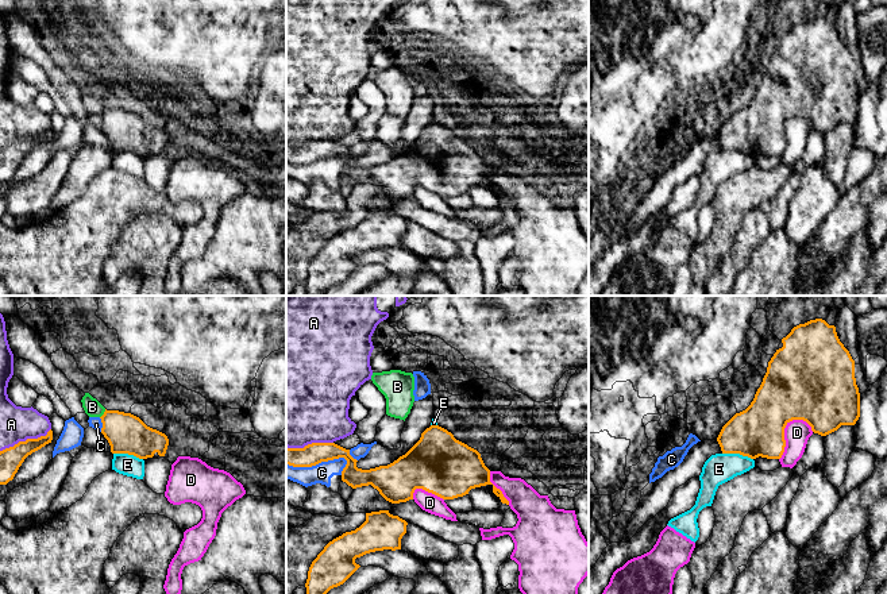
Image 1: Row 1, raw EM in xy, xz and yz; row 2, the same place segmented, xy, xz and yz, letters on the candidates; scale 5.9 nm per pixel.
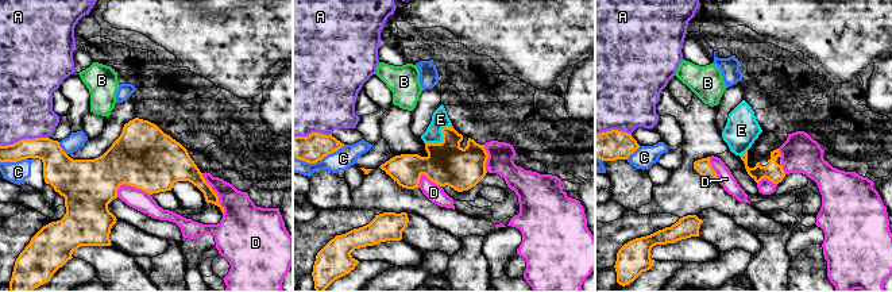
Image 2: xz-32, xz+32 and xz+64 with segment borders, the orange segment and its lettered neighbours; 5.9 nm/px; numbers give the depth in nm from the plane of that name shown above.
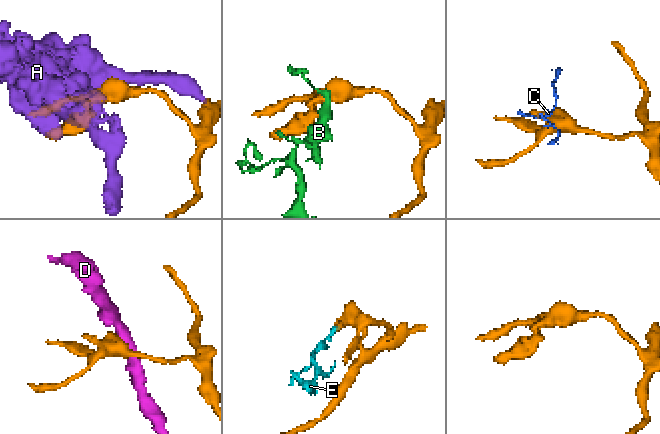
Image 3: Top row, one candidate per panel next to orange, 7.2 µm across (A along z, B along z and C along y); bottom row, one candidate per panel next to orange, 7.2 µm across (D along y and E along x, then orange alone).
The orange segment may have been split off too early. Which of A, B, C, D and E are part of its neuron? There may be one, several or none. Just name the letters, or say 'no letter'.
no letter

